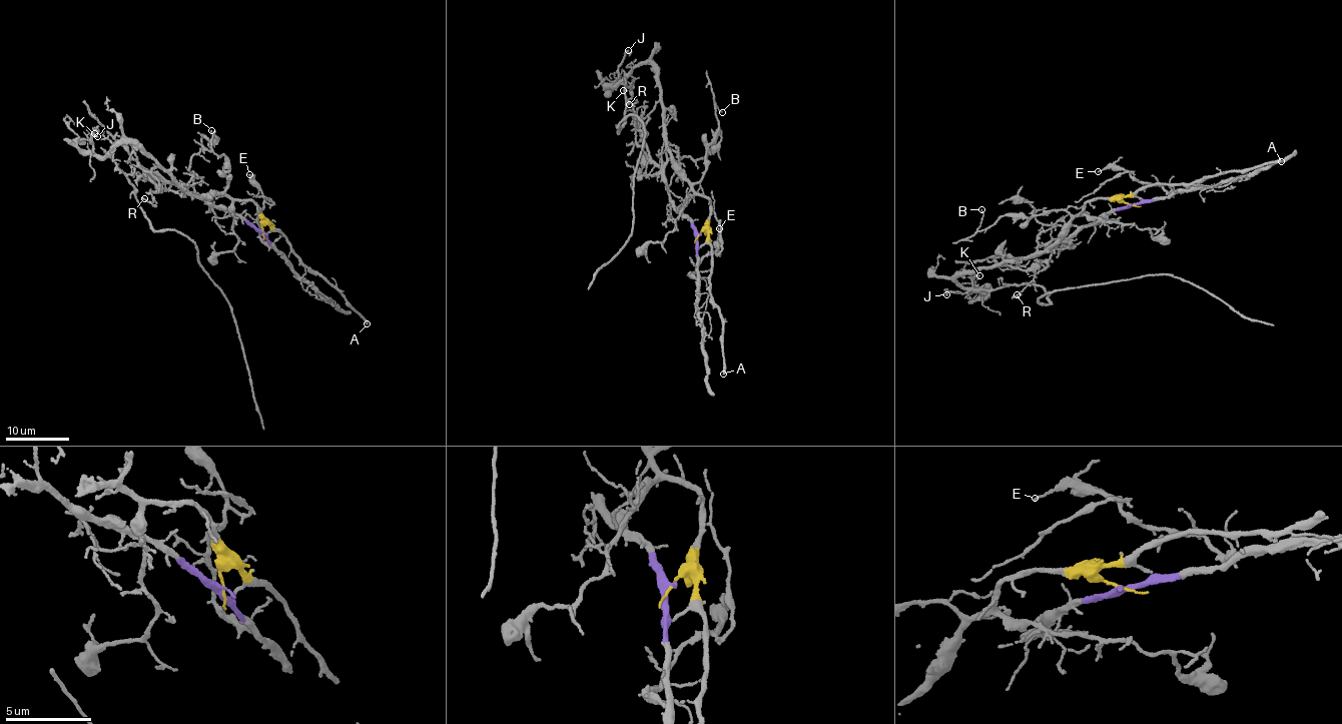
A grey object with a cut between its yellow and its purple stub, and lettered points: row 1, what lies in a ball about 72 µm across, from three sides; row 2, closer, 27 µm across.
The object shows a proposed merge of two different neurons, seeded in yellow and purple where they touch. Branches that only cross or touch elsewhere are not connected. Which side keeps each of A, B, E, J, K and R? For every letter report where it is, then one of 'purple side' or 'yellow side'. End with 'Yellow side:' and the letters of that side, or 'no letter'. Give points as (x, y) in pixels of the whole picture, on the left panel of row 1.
A: at (367, 323); yellow side
B: at (211, 130); yellow side
E: at (249, 174); purple side
J: at (97, 136); yellow side
K: at (94, 133); yellow side
R: at (144, 198); purple side
Yellow side: A, B, J, K

